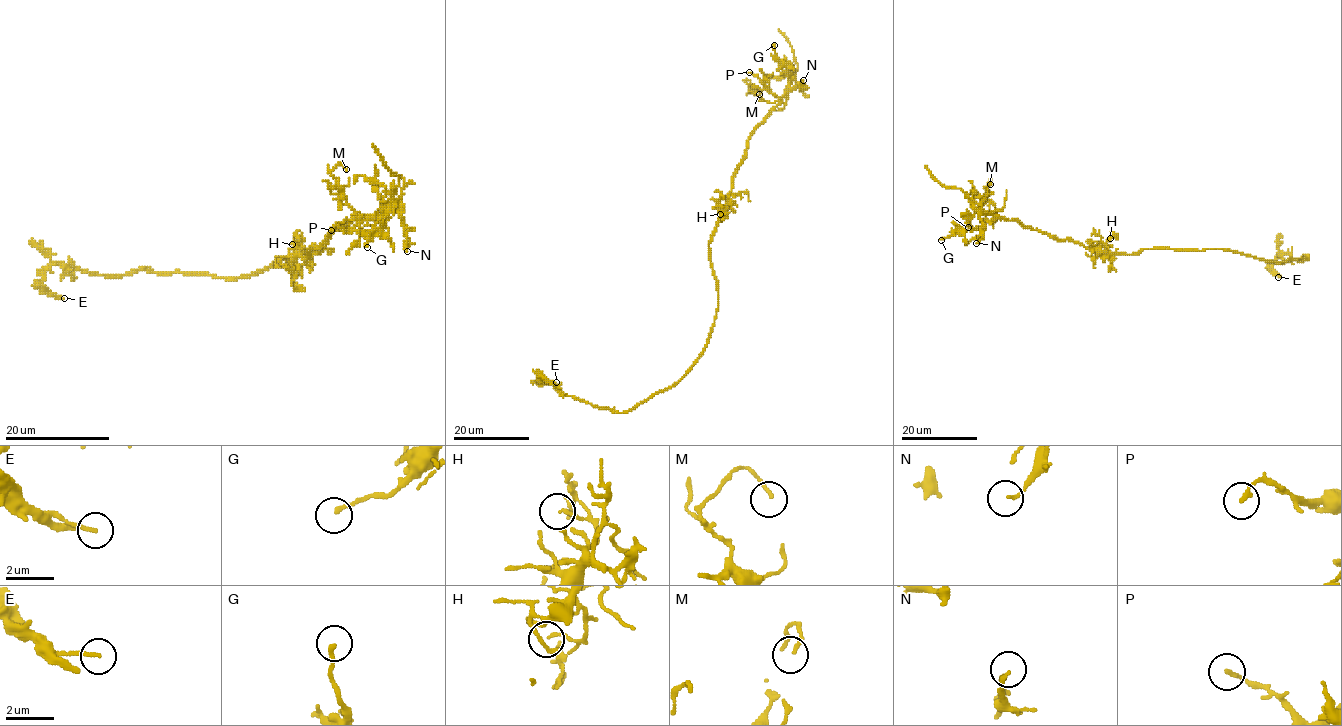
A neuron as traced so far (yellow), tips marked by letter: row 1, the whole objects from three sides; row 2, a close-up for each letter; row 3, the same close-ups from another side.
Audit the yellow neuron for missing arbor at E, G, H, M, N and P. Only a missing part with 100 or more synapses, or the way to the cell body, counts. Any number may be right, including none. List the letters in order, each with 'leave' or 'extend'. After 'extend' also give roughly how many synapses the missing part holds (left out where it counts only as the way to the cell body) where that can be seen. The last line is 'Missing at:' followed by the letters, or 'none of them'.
E: leave
G: leave
H: leave
M: leave
N: leave
P: leave
Missing at: none of them

